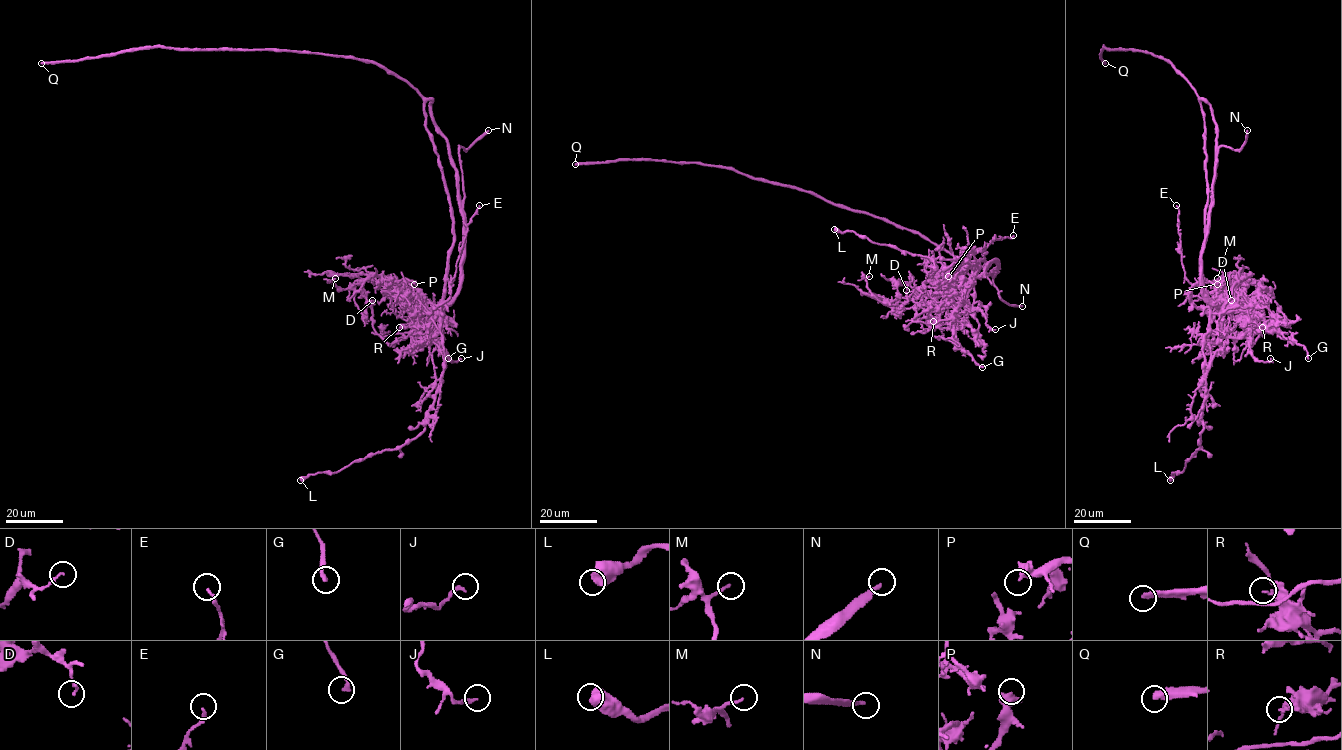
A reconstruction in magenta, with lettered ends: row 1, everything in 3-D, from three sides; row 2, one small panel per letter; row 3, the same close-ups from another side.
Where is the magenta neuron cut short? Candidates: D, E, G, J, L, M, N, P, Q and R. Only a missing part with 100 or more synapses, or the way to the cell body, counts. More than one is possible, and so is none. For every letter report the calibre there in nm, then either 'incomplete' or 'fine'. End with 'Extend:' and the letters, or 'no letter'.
D: calibre 130 nm; fine
E: calibre 190 nm; fine
G: calibre 240 nm; fine
J: calibre 240 nm; fine
L: calibre 750 nm; fine
M: calibre 140 nm; fine
N: calibre 200 nm; incomplete
P: calibre 360 nm; fine
Q: calibre 360 nm; incomplete
R: calibre 150 nm; fine
Extend: N, Q

